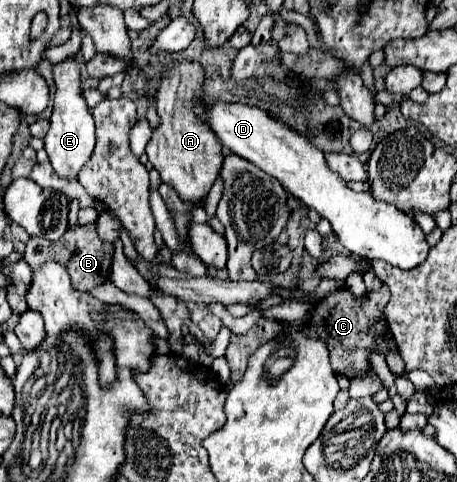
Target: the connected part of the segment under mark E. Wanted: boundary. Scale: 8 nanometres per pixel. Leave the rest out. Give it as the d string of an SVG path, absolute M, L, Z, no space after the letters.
M66 59L58 65L54 65L54 83L56 83L56 97L54 97L54 111L50 117L50 131L44 137L46 151L50 155L50 163L54 171L62 179L78 179L80 169L90 161L90 155L94 151L94 119L90 115L90 109L82 97L80 89L80 71L78 63L74 59Z

